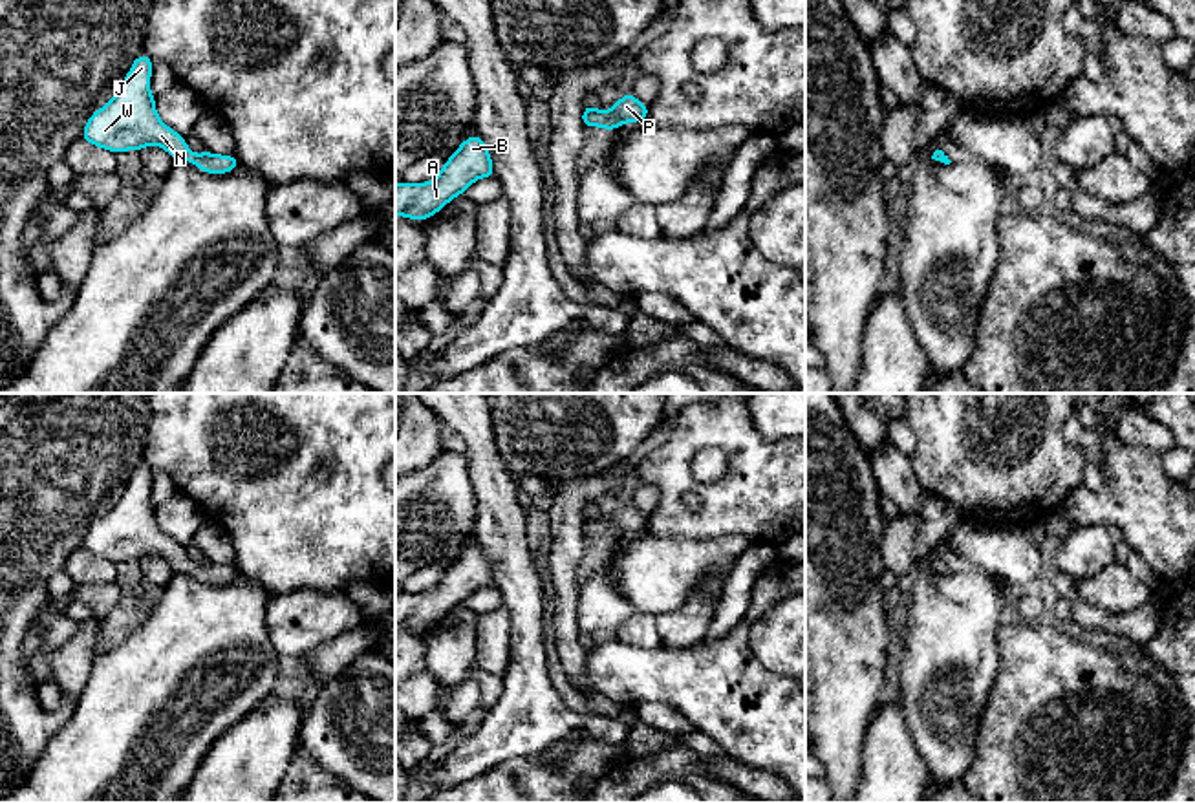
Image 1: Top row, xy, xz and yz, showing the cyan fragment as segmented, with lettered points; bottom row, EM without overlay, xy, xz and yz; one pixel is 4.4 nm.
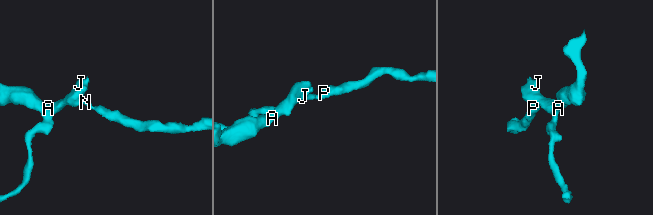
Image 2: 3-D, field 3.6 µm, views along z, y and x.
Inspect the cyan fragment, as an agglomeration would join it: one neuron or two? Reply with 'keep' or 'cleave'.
keep

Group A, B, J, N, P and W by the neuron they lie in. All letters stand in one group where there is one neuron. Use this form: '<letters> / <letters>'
A B J N P W

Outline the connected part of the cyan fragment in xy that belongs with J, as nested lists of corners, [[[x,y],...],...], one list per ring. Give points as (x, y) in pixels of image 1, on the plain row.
[[[143,463],[132,472],[112,510],[90,525],[81,549],[113,563],[139,562],[145,556],[157,554],[174,571],[190,571],[201,582],[232,582],[240,574],[236,565],[192,563],[185,547],[159,529],[156,507],[150,501],[150,487],[152,466]]]

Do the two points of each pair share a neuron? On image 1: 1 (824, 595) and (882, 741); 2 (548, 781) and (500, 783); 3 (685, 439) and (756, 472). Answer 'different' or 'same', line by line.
1: different
2: same
3: same

